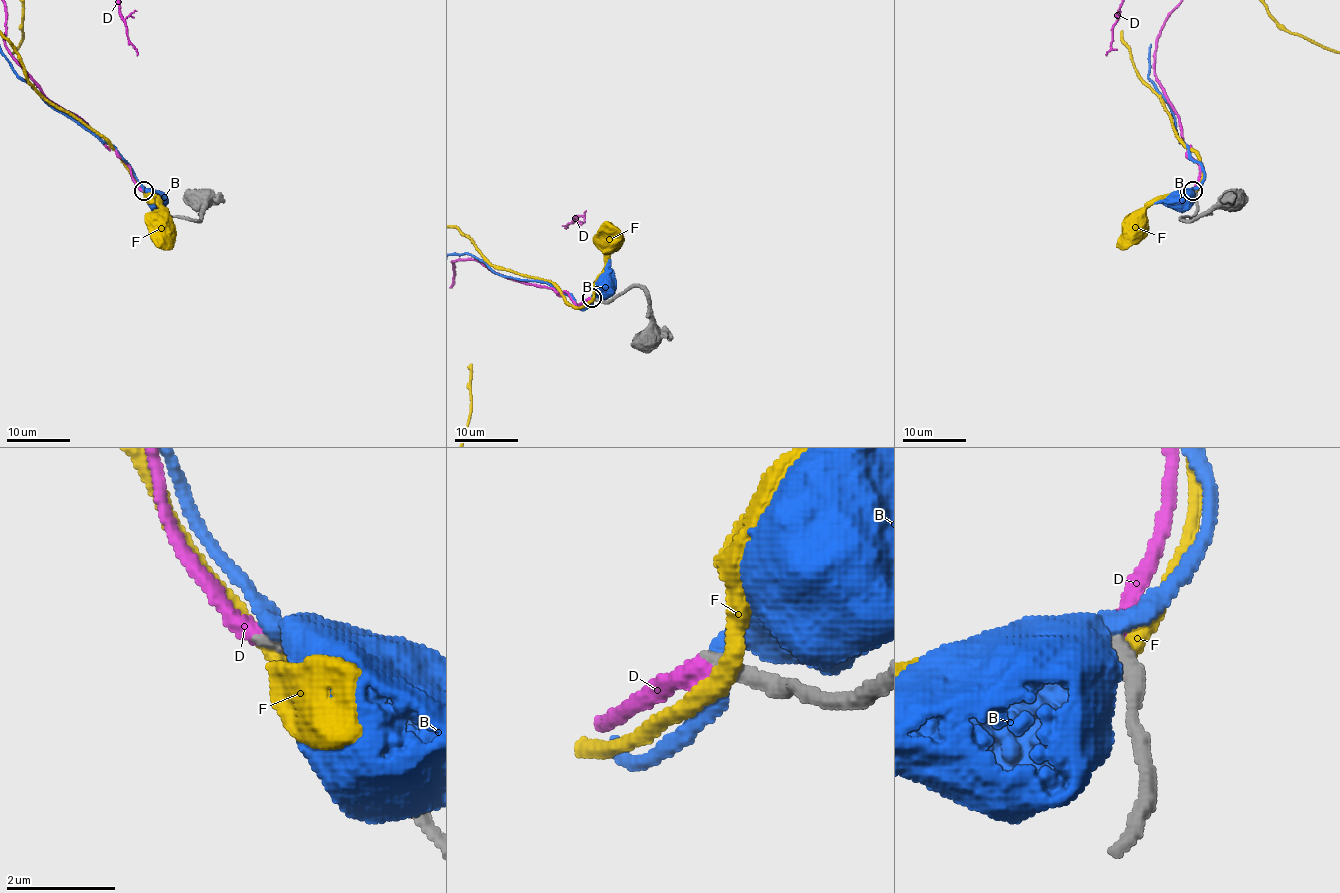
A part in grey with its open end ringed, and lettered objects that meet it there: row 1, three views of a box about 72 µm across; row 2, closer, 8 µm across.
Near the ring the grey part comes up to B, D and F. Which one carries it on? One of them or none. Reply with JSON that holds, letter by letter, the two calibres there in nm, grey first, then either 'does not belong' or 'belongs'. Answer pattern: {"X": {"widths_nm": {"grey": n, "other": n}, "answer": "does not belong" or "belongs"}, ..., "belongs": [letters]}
{"B": {"widths_nm": {"grey": 280, "other": 440}, "answer": "does not belong"}, "D": {"widths_nm": {"grey": 260, "other": 360}, "answer": "belongs"}, "F": {"widths_nm": {"grey": 320, "other": 320}, "answer": "does not belong"}, "belongs": ["D"]}

